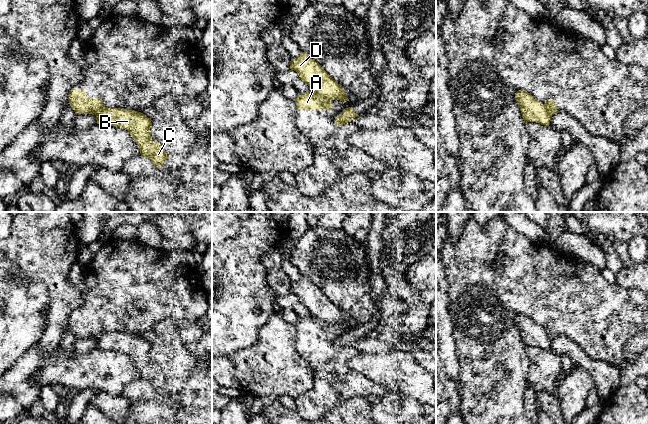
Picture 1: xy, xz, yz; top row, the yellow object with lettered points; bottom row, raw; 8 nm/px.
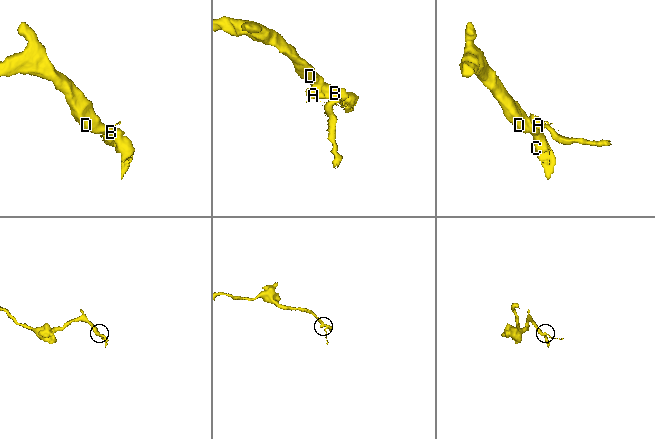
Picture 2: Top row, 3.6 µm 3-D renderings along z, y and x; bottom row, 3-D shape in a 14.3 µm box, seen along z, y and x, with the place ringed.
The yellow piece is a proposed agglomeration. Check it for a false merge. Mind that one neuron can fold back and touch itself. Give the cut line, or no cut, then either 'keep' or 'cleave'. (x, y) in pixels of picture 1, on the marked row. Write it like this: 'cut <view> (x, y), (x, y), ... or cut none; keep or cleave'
cut xz (310, 90), (330, 100); cleave

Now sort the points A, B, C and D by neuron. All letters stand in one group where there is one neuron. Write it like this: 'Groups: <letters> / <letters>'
Groups: A / B C D

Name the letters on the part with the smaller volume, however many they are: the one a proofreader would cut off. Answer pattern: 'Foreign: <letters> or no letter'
Foreign: A

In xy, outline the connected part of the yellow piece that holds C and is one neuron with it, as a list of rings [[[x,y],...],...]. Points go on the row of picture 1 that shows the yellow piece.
[[[104,107],[95,115],[97,124],[126,129],[138,145],[142,156],[149,158],[156,168],[163,165],[167,152],[159,142],[152,140],[152,123],[146,115],[135,110],[108,107]]]

